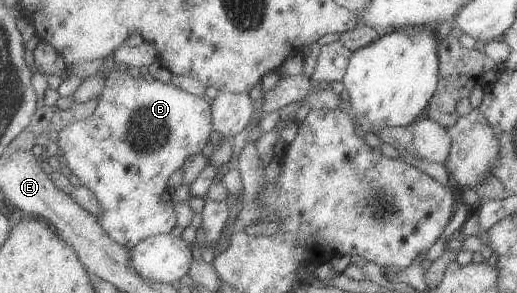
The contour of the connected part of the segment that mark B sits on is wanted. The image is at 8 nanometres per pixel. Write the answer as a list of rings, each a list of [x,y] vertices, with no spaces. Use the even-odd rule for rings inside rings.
[[[113,70],[107,76],[96,112],[60,130],[57,144],[64,168],[94,192],[99,204],[100,216],[97,217],[116,243],[132,250],[146,238],[169,234],[178,225],[174,203],[171,200],[162,202],[162,194],[171,186],[171,177],[185,167],[188,158],[195,157],[210,144],[215,122],[214,110],[208,102],[208,99],[189,94],[170,81],[148,82],[144,76],[134,78],[126,71]]]

